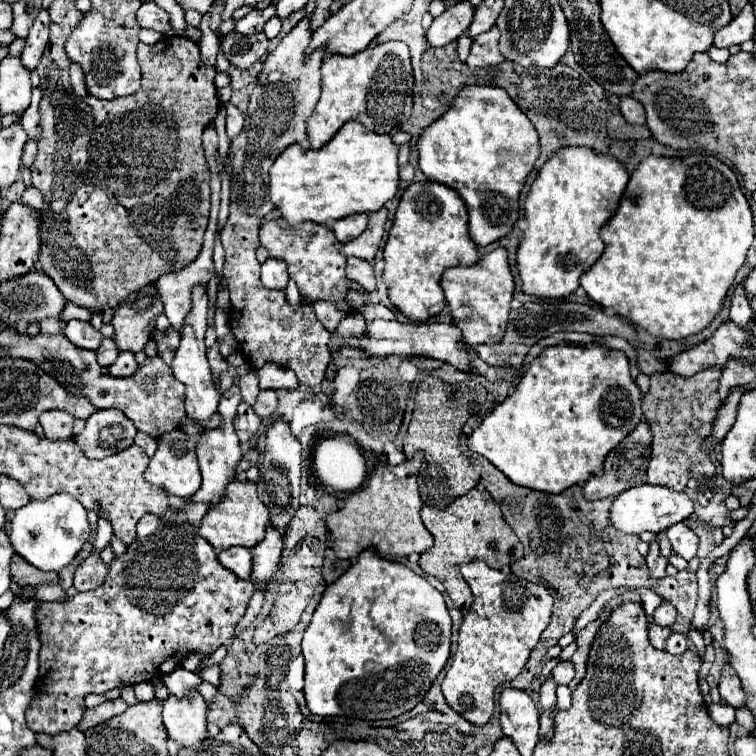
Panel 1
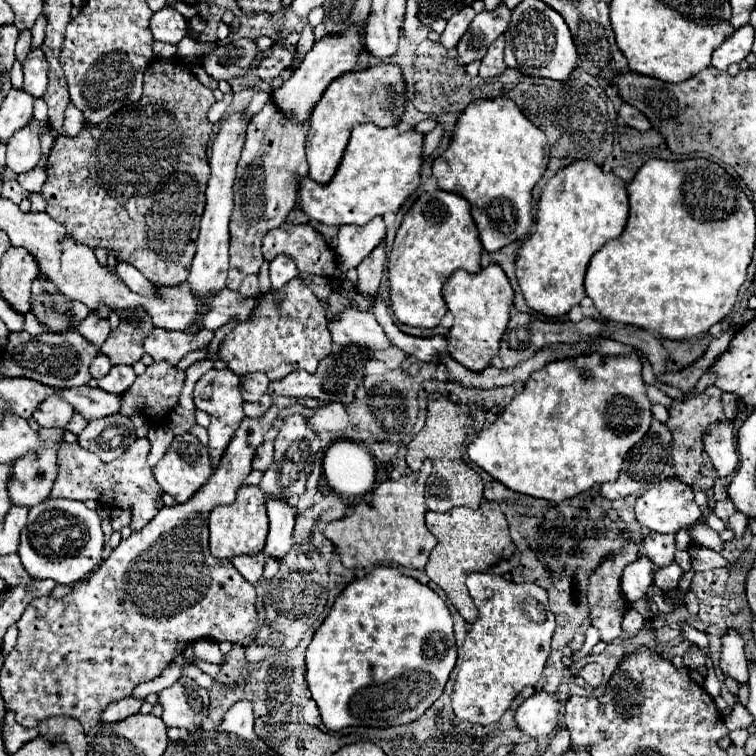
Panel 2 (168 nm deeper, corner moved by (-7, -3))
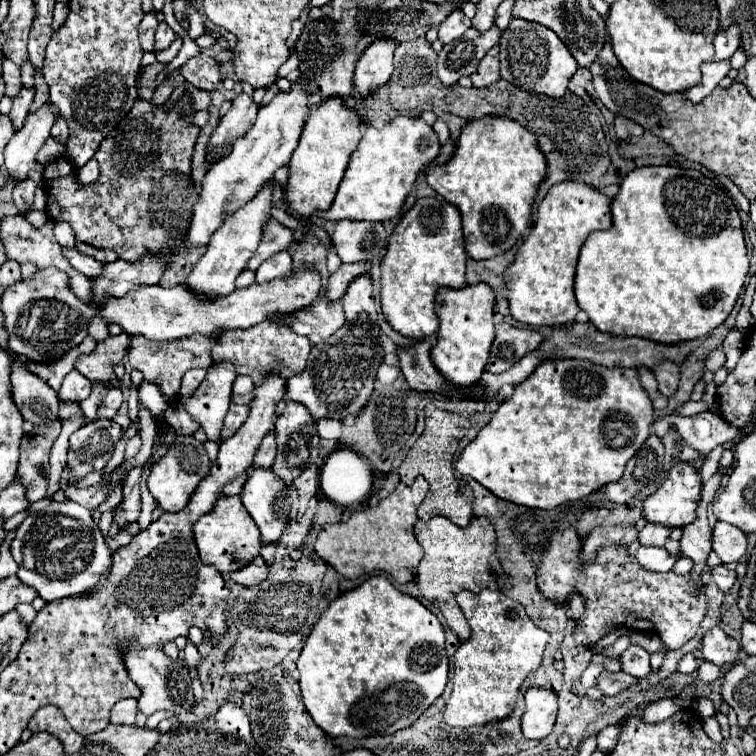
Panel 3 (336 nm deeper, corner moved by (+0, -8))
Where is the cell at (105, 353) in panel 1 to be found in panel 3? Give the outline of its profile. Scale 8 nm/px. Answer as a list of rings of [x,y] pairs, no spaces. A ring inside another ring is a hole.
[[[72,370],[62,382],[58,398],[60,402],[82,402],[84,398],[88,398],[90,390],[92,390],[92,382],[84,378],[78,370]]]

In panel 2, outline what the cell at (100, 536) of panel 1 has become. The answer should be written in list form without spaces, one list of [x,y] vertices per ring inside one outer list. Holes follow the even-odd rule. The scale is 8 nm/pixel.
[[[113,509],[111,511],[111,525],[115,531],[121,531],[129,523],[131,523],[131,513],[127,513],[127,509]]]

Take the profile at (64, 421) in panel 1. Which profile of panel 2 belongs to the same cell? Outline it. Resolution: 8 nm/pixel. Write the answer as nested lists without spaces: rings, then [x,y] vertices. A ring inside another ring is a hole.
[[[47,397],[47,401],[43,401],[43,405],[39,405],[39,409],[35,409],[33,419],[41,427],[65,429],[71,415],[73,415],[73,409],[71,409],[71,405],[67,405],[67,401],[63,401],[61,397]]]

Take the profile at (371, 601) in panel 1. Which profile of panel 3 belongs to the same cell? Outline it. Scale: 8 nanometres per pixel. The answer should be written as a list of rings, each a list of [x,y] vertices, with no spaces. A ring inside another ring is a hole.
[[[370,576],[360,586],[340,594],[336,600],[330,602],[328,610],[320,616],[318,624],[310,632],[296,666],[298,666],[298,672],[300,672],[300,688],[302,688],[302,698],[304,698],[306,710],[328,736],[366,738],[366,736],[378,736],[378,734],[394,734],[396,730],[408,728],[444,692],[444,686],[446,686],[446,680],[448,680],[448,658],[446,658],[446,648],[444,648],[444,628],[442,628],[438,616],[430,608],[426,608],[416,598],[402,594],[398,588],[394,588],[394,584],[386,576]]]

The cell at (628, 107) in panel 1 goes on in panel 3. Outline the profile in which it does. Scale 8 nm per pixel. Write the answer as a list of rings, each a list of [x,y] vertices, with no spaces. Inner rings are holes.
[[[616,116],[614,120],[614,130],[616,130],[616,136],[618,140],[626,140],[626,138],[632,138],[632,136],[640,136],[644,132],[644,128],[624,116]]]

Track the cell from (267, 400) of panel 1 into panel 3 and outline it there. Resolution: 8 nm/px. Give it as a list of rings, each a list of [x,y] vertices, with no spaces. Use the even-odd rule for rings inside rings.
[[[232,404],[228,414],[226,414],[226,420],[224,420],[224,428],[222,428],[222,438],[228,438],[232,434],[236,434],[236,430],[244,424],[244,420],[248,418],[250,414],[250,408],[248,406],[238,406],[238,404]]]

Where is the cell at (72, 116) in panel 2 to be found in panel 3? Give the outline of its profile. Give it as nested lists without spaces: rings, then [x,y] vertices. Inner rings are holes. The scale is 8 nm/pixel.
[[[50,136],[44,142],[44,146],[40,148],[40,152],[38,152],[38,162],[40,164],[48,164],[48,162],[52,162],[52,158],[56,158],[56,156],[60,156],[64,152],[66,152],[66,144],[62,144],[62,142],[58,142],[56,138]]]

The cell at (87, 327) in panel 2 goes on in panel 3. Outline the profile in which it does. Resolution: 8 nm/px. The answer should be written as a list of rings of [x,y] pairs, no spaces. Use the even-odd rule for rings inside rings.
[[[94,316],[92,322],[90,322],[90,326],[88,326],[88,336],[94,338],[96,342],[108,338],[108,336],[110,336],[110,334],[108,334],[108,324],[104,324],[100,316]]]

